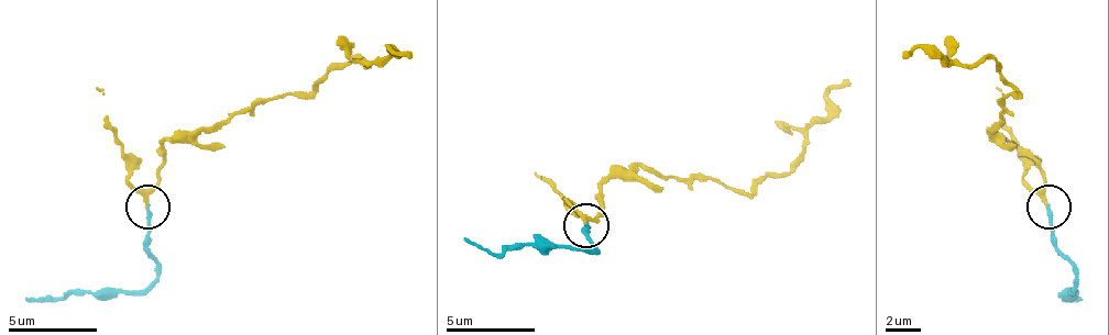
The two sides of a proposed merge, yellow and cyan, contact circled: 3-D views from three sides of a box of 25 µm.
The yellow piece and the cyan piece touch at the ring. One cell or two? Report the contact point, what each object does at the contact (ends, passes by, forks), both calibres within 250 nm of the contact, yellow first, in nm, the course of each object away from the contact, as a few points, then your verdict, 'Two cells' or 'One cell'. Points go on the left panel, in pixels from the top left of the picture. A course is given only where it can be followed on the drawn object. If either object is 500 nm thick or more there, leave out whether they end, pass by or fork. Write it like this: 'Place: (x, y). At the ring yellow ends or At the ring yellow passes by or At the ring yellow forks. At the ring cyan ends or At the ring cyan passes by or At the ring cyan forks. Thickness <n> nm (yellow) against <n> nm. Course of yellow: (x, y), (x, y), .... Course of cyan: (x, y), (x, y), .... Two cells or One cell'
Place: (147, 207). At the ring yellow passes by. At the ring cyan ends. Thickness 170 nm (yellow) against 200 nm. Course of yellow: (146, 205), (173, 138), (217, 130), (257, 103), (306, 95), (359, 59), (372, 64), (391, 46), (413, 59). Course of cyan: (146, 205), (146, 245), (155, 267), (142, 289), (67, 293), (26, 302). One cell

